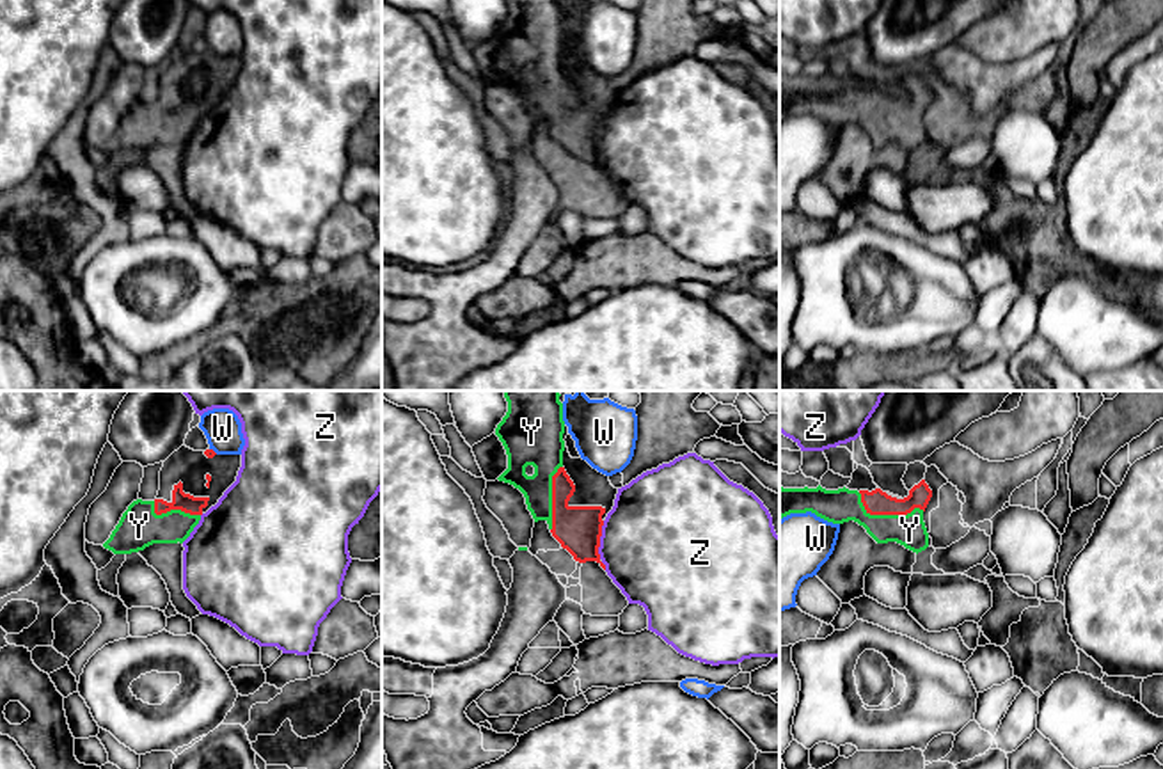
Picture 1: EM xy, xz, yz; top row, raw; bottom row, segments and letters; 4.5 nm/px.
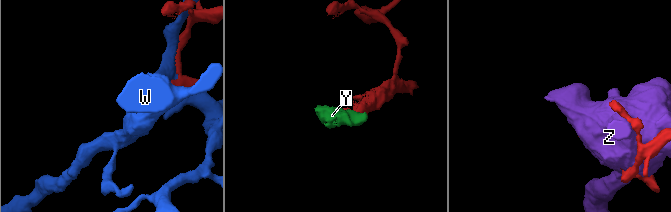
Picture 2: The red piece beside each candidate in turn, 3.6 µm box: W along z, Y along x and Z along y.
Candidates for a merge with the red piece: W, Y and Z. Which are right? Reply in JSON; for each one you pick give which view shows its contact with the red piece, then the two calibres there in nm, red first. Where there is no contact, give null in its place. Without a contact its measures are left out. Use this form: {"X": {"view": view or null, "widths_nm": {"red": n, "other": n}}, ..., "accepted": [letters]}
{"Y": {"view": "yz", "widths_nm": {"red": 110, "other": 150}}, "accepted": ["Y"]}

